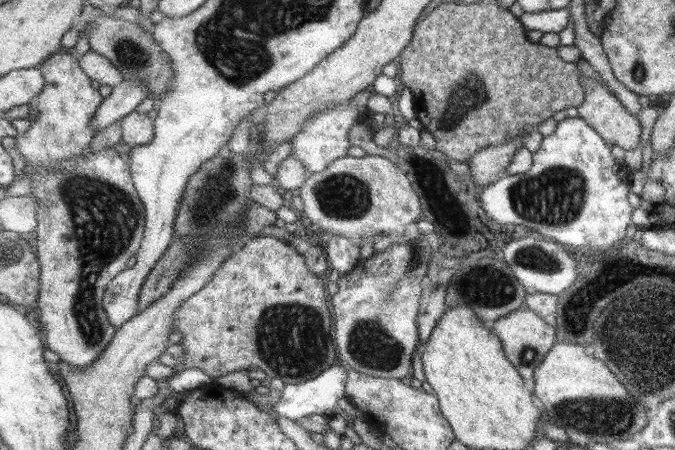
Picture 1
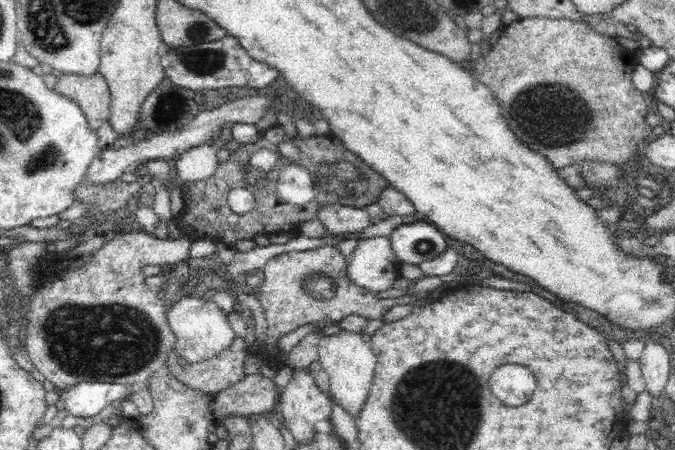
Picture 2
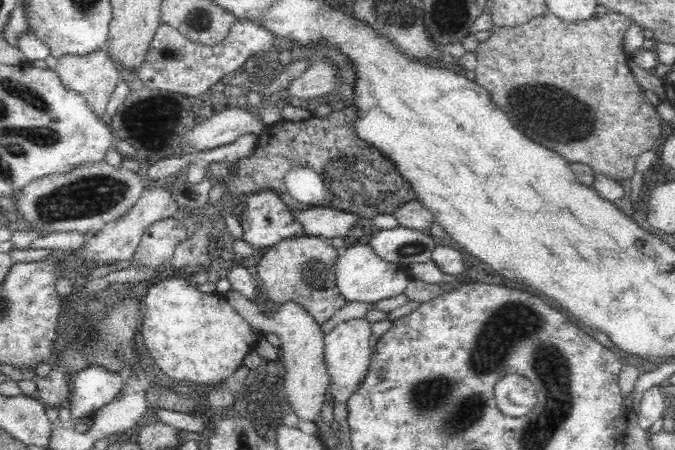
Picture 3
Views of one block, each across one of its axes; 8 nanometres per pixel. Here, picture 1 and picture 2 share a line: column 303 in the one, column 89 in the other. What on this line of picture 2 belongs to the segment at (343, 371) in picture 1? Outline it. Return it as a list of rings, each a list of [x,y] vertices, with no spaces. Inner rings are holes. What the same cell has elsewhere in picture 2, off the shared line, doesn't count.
[[[104,381],[78,382],[61,390],[60,400],[64,401],[70,417],[90,418],[99,415],[114,401],[122,400],[127,393],[127,385]]]

